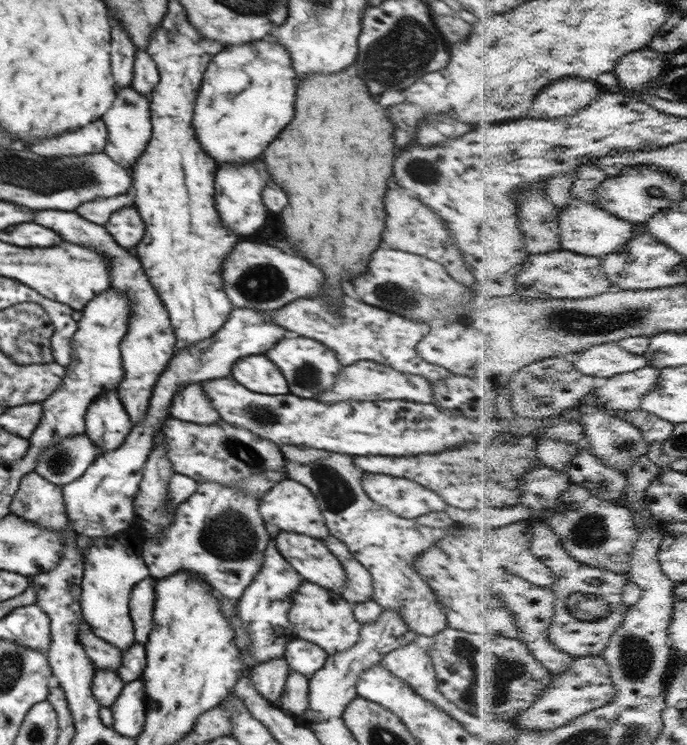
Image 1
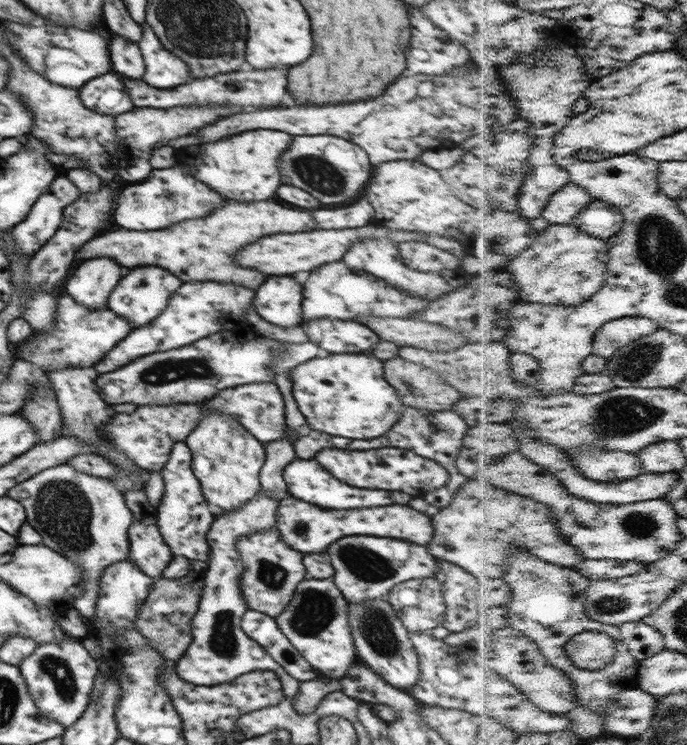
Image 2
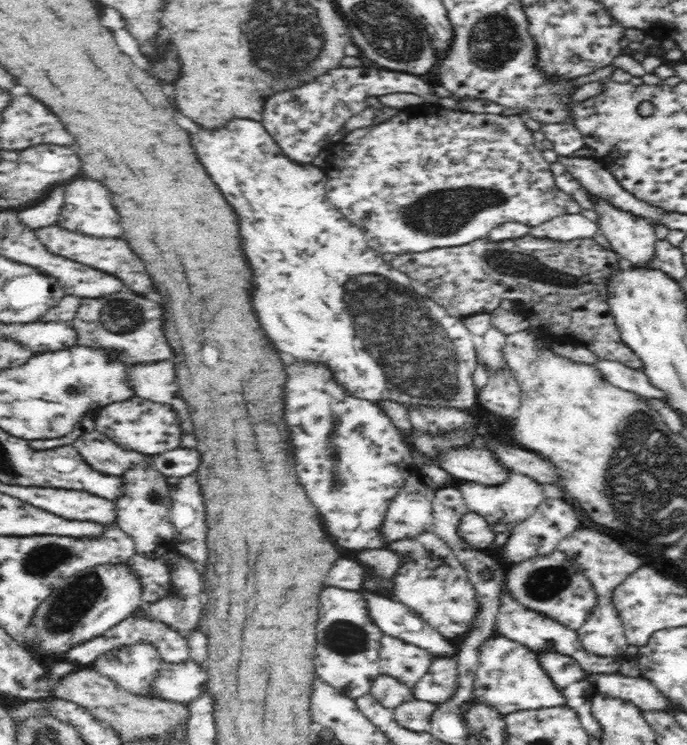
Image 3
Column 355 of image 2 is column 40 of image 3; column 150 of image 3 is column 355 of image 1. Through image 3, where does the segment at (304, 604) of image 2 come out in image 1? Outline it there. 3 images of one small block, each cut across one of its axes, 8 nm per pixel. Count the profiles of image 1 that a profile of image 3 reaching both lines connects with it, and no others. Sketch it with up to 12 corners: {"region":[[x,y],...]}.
{"region":[[304,580],[291,596],[296,638],[329,655],[360,641],[340,593]]}

